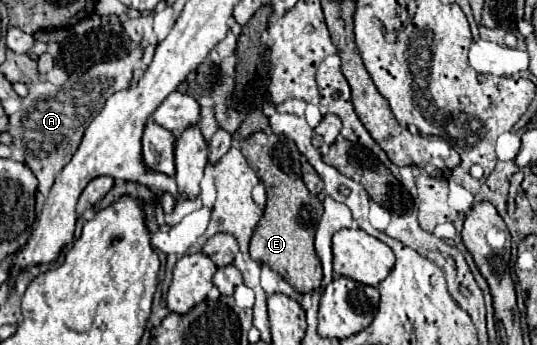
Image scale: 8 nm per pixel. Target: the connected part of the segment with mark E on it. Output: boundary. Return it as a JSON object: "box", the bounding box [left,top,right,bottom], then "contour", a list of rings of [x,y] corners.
{"box":[241,132,323,294],"contour":[[[257,132],[241,142],[241,152],[267,190],[265,214],[259,220],[255,234],[251,238],[251,258],[275,270],[301,294],[319,290],[321,264],[313,248],[313,238],[315,238],[315,228],[323,214],[323,206],[311,192],[307,196],[307,186],[301,178],[301,164],[299,164],[301,154],[295,142],[285,136]]]}

